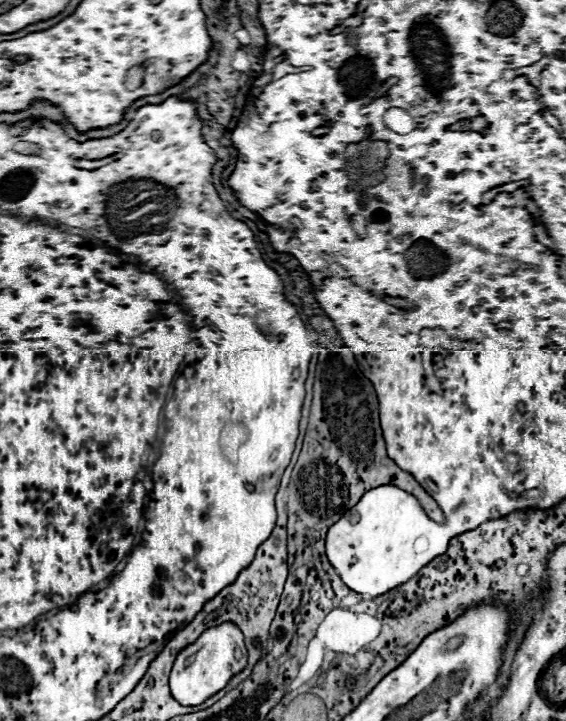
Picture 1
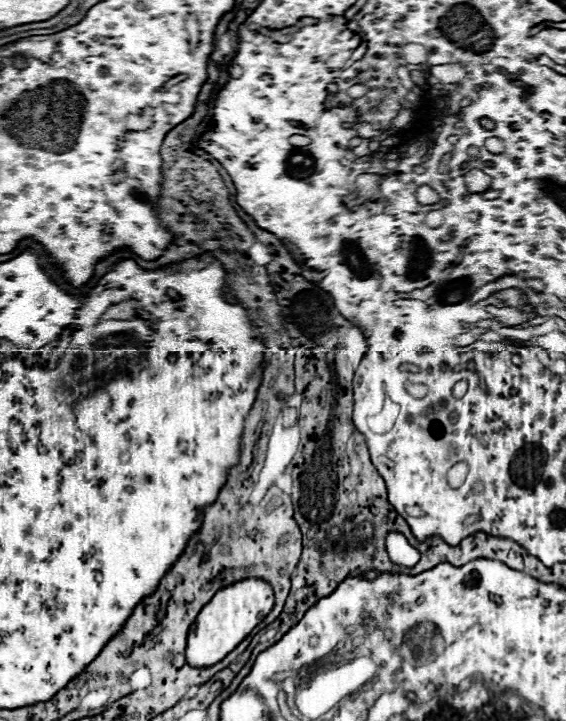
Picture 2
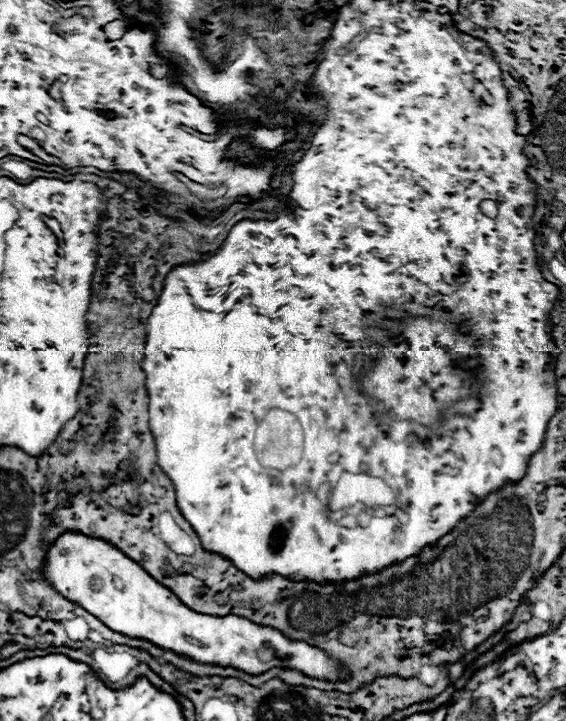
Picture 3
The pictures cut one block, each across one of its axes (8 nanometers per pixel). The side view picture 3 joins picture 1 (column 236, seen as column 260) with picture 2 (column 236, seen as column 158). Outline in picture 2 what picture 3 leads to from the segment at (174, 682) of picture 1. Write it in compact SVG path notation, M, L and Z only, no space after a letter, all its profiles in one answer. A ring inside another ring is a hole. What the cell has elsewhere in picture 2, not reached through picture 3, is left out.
M248 578L230 584L214 594L214 598L202 608L194 622L194 632L188 632L186 660L194 668L208 668L218 664L232 648L236 648L272 610L274 592L264 580Z

